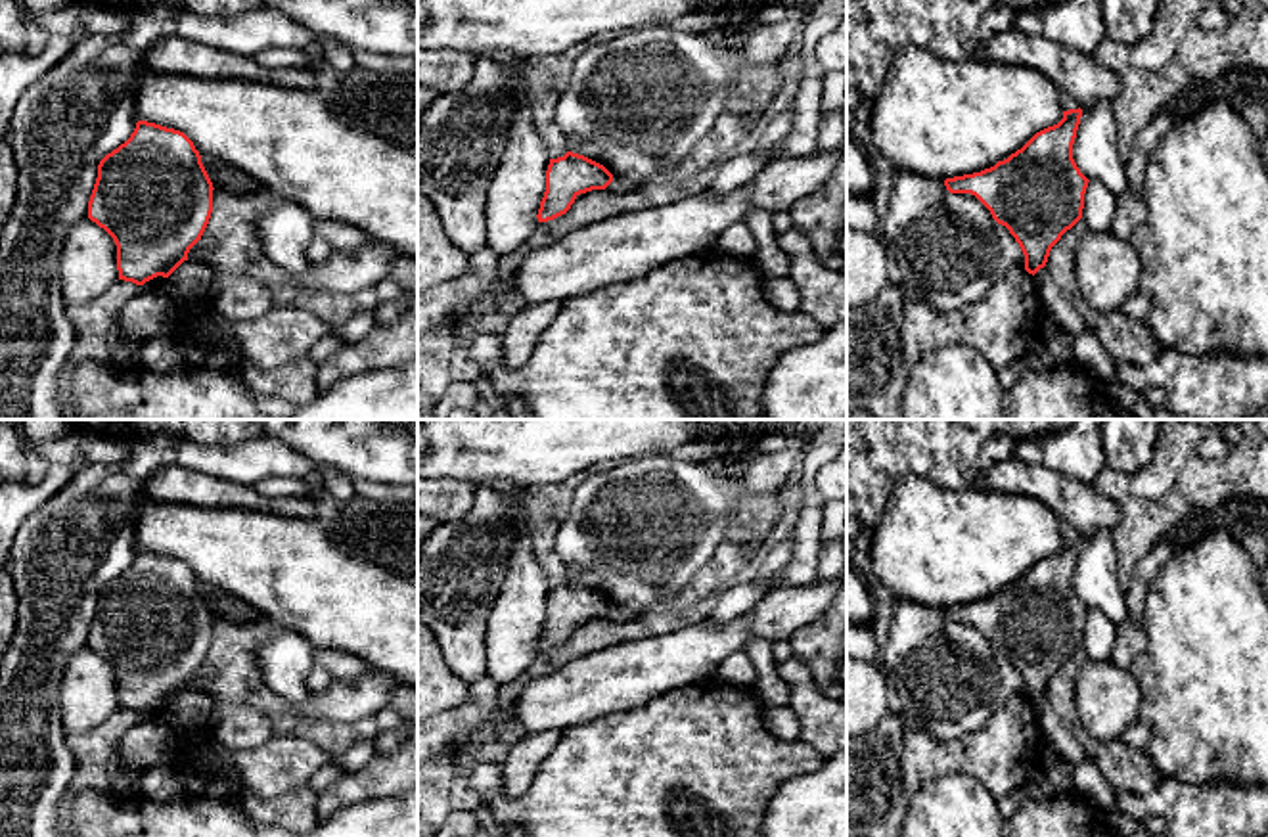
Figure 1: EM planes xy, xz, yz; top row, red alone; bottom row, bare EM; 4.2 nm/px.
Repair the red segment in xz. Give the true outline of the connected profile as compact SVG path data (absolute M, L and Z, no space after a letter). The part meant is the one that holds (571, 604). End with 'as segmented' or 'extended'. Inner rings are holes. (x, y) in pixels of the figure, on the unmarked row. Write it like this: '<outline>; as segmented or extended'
M567 580L563 586L550 588L538 651L565 644L580 622L605 619L611 611L613 603L584 584Z; as segmented

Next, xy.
M138 550L130 567L98 594L88 647L117 674L119 709L169 707L201 668L213 611L180 559Z; as segmented

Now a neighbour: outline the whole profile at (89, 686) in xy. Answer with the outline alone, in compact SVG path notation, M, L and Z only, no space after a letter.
M88 645L65 665L59 705L67 734L94 732L119 709L117 674Z

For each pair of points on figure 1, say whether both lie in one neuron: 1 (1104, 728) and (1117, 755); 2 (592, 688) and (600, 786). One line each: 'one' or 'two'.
1: two
2: two

